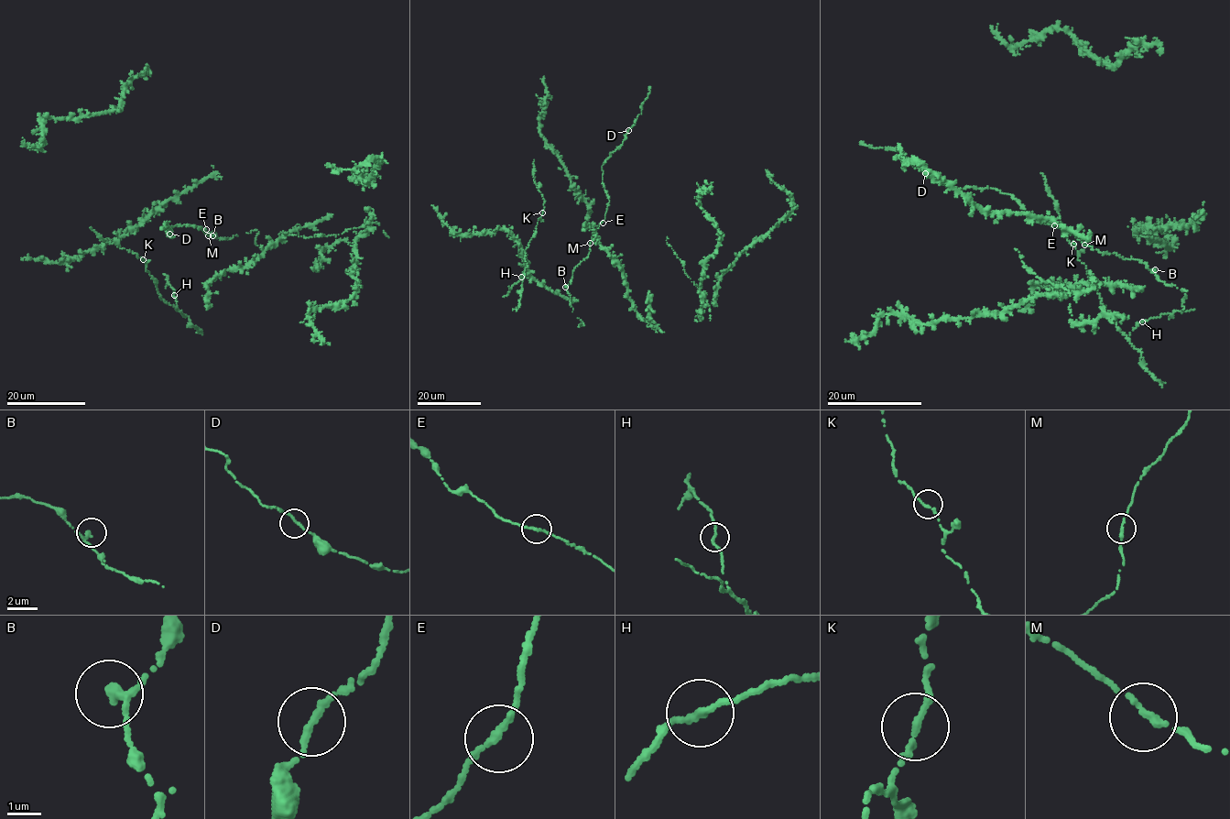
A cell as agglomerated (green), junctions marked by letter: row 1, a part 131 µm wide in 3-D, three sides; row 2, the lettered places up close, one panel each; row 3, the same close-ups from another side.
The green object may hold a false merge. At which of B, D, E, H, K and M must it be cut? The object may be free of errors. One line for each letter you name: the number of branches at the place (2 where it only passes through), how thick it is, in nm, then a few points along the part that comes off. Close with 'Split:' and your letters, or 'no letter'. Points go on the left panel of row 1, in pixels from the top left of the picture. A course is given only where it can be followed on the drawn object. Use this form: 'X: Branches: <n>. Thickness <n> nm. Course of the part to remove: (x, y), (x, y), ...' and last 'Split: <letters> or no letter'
Split: no letter

